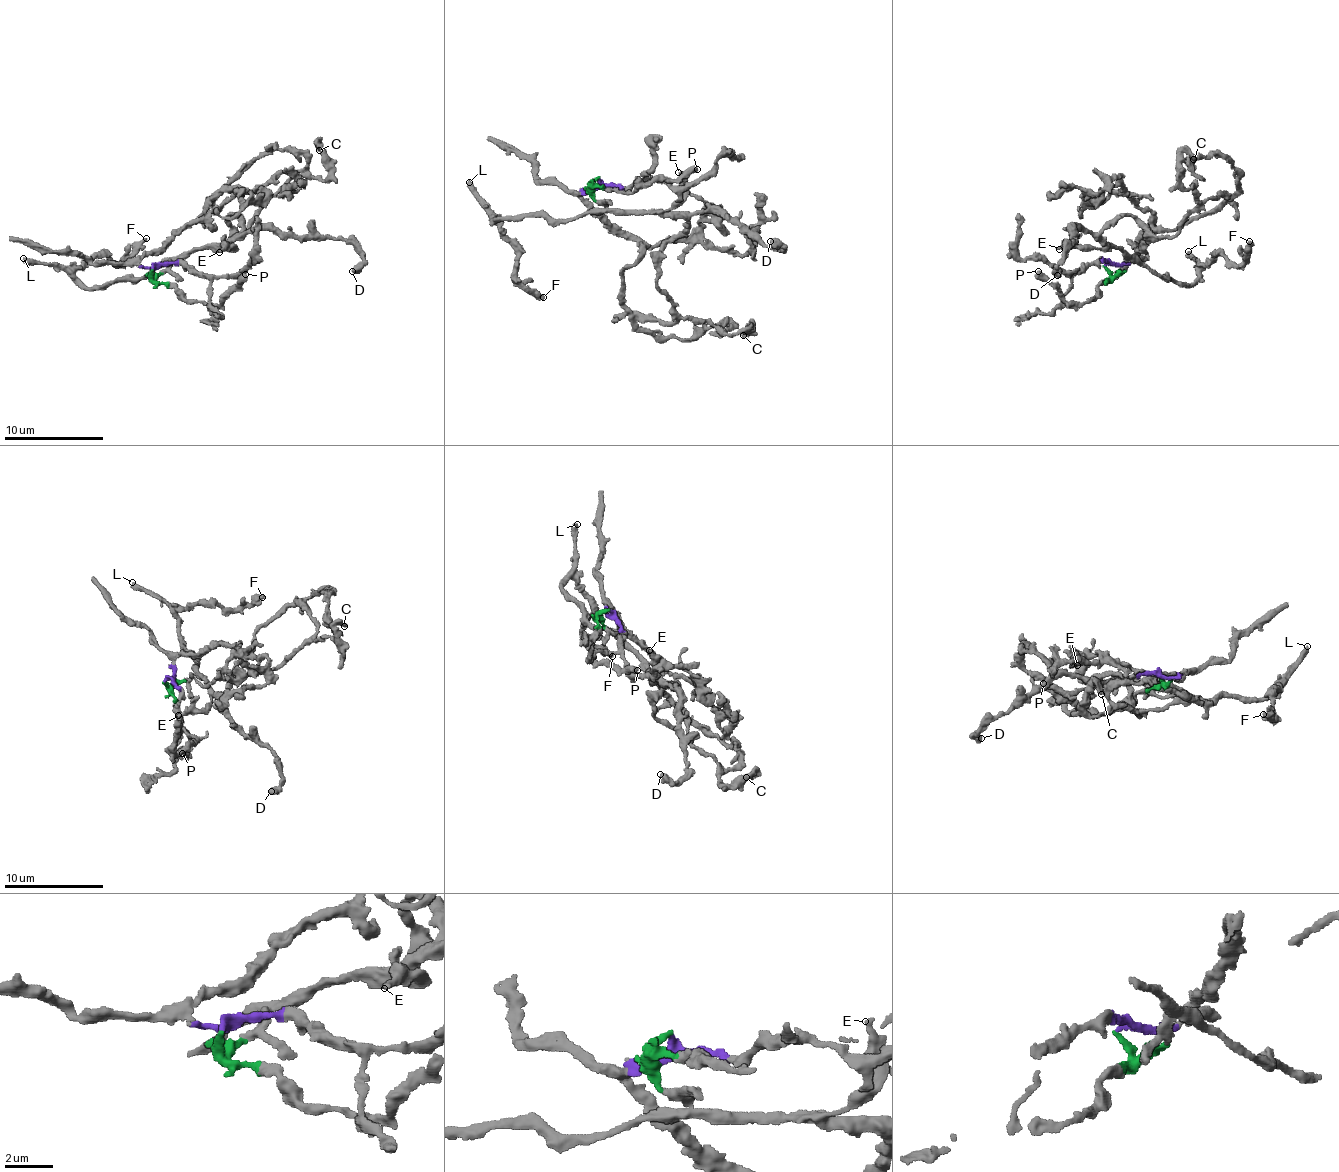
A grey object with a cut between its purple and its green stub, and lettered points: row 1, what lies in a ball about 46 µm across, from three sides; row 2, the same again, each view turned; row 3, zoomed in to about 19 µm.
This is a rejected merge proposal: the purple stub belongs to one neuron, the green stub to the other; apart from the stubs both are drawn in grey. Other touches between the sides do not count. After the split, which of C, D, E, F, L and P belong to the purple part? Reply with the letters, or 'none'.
none

